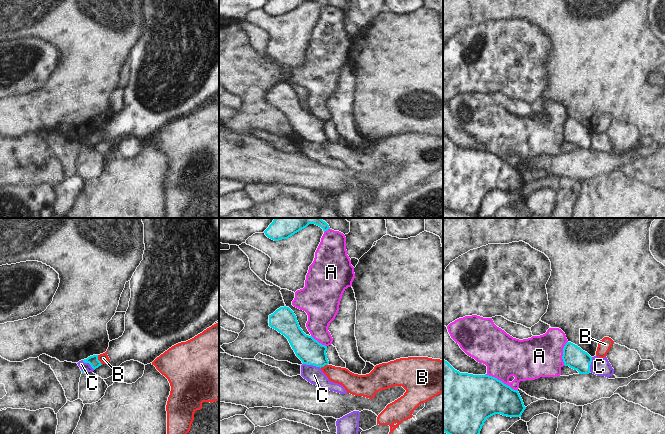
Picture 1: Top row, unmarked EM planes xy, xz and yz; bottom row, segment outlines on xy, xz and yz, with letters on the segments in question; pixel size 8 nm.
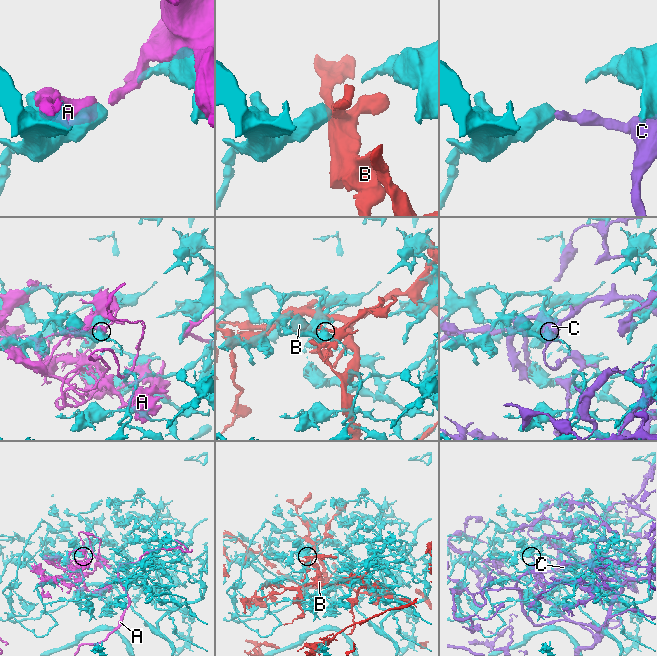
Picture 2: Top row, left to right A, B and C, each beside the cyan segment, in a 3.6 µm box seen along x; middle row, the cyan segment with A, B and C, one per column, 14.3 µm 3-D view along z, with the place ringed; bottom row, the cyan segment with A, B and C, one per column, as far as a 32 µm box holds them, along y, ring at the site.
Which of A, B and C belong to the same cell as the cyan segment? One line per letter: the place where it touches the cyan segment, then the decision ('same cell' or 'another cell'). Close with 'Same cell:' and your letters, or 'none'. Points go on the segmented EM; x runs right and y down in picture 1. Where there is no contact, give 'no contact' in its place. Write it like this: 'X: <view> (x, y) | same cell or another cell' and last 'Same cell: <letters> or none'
A: yz (501, 381) | another cell
B: xy (98, 360) | another cell
C: xz (312, 364) | another cell
Same cell: none

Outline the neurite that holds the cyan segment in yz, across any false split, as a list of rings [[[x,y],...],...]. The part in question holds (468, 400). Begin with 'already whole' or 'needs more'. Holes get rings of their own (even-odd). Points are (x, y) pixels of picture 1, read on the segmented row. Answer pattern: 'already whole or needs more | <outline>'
already whole | [[[443,360],[443,432],[447,434],[480,434],[487,418],[501,414],[521,417],[526,407],[518,390],[489,375],[460,373]]]

